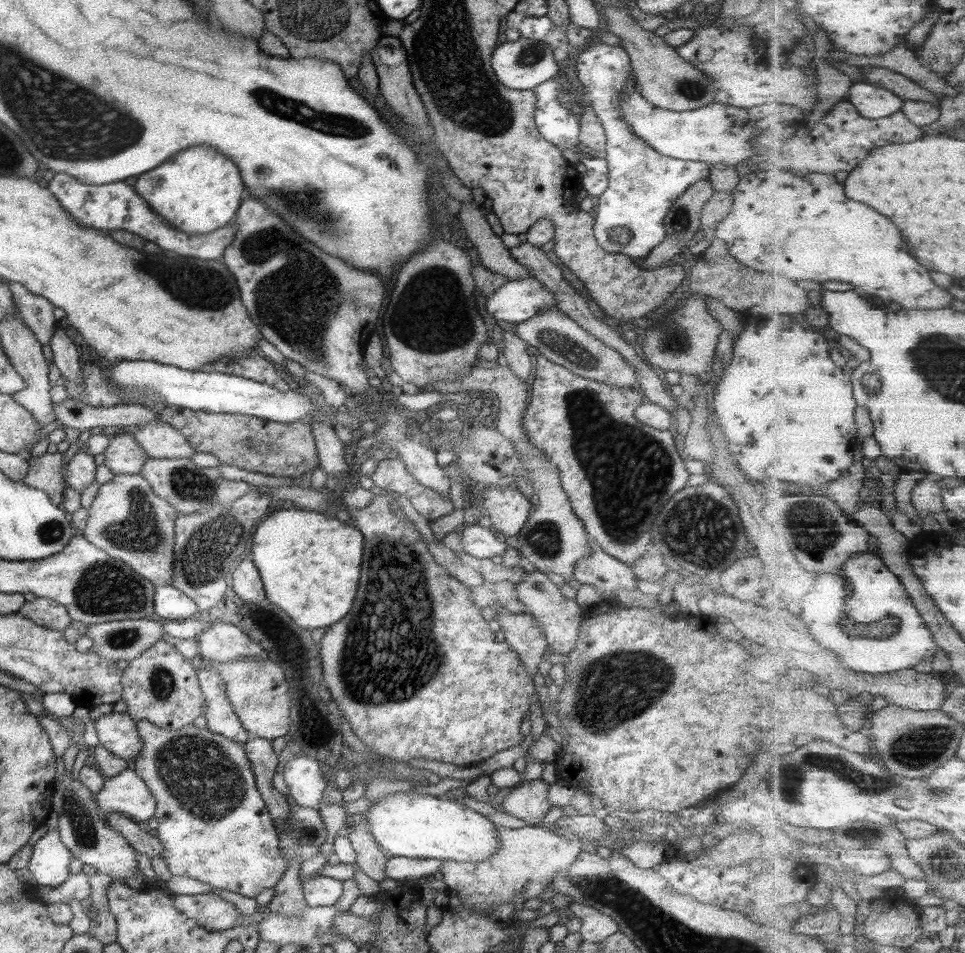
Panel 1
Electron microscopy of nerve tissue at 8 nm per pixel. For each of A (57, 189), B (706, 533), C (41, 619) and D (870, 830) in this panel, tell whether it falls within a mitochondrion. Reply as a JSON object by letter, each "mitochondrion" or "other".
{"A":"other","B":"mitochondrion","C":"other","D":"mitochondrion"}

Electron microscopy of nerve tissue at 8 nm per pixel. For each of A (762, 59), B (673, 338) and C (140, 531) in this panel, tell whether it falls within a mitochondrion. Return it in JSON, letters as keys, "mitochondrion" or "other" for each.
{"A":"other","B":"mitochondrion","C":"mitochondrion"}

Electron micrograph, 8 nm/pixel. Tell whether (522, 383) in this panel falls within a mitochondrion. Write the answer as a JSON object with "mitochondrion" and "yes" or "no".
{"mitochondrion":"no"}

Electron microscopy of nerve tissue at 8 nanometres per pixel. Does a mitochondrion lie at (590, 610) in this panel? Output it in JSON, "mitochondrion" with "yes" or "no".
{"mitochondrion":"no"}

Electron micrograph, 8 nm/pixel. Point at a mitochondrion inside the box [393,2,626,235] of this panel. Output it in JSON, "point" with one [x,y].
{"point":[531,54]}

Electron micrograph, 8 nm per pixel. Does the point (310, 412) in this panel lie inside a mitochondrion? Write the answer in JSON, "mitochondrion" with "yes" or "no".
{"mitochondrion":"no"}

